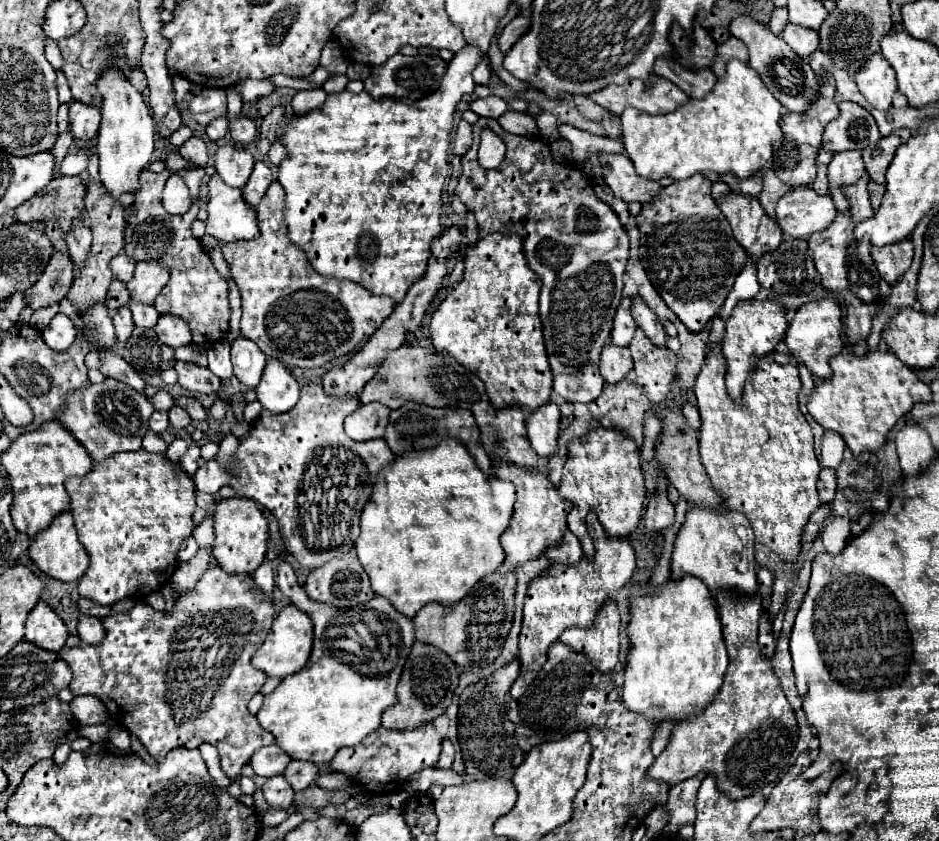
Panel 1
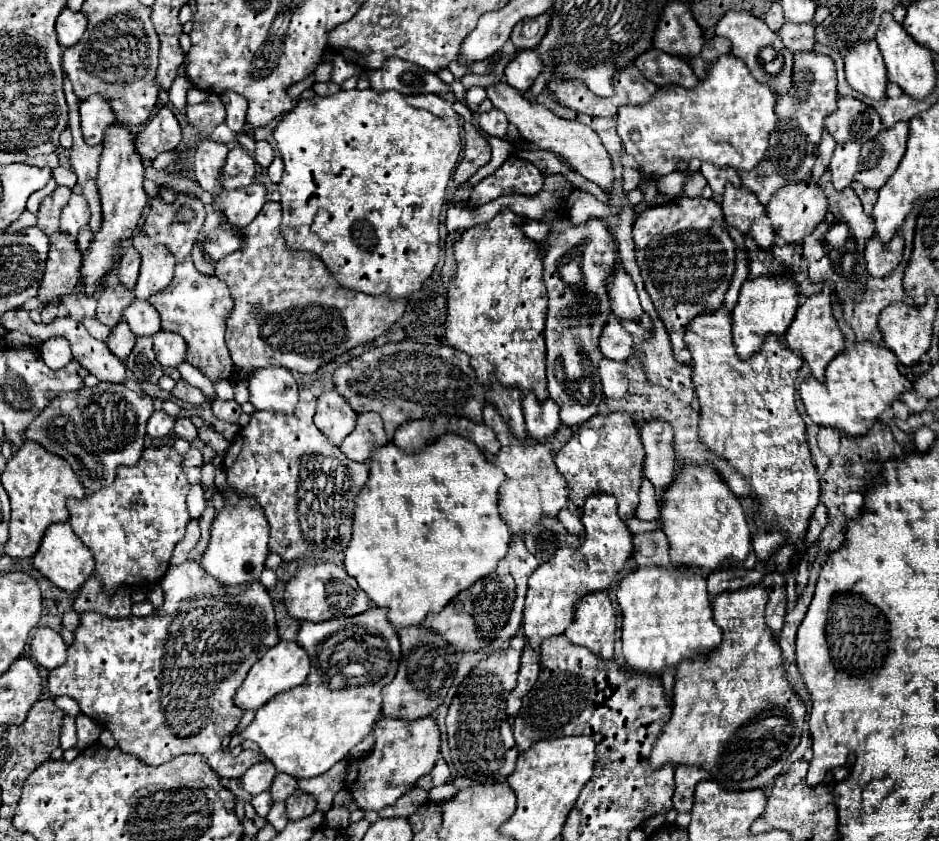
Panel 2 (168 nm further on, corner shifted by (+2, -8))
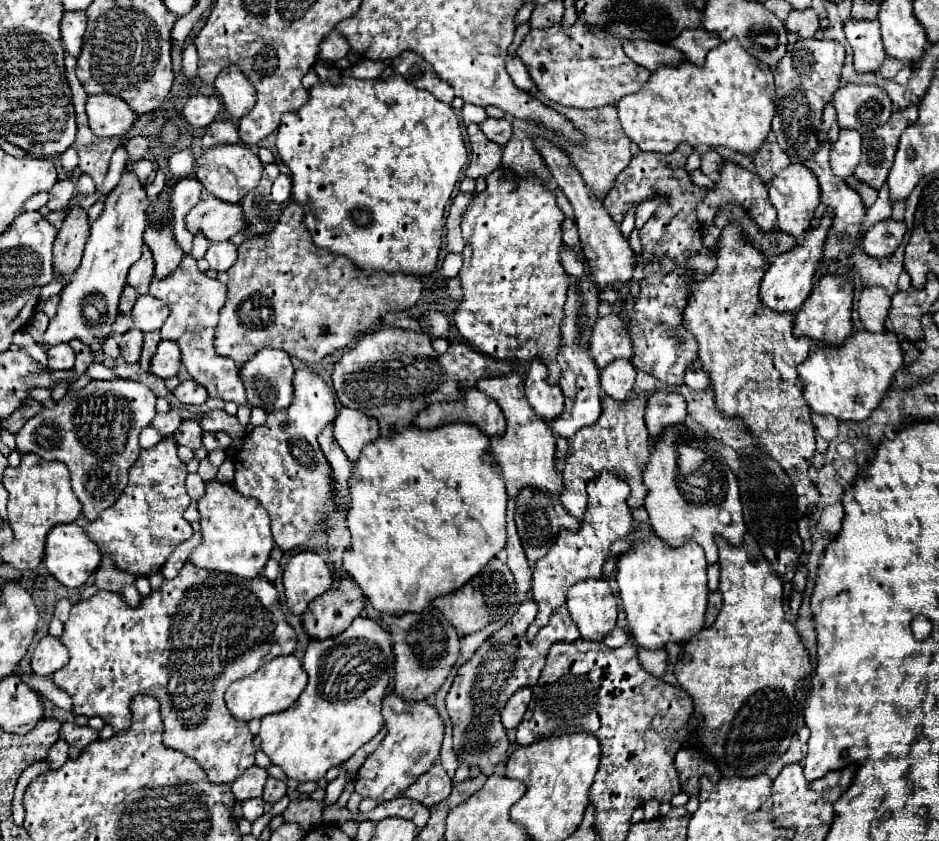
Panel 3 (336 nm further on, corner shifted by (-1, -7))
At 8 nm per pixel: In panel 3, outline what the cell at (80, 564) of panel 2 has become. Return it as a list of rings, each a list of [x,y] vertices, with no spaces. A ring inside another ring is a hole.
[[[65,523],[65,525],[55,525],[49,531],[43,563],[61,585],[73,589],[73,587],[83,585],[91,577],[91,573],[97,571],[97,567],[101,563],[101,553],[99,553],[99,547],[89,537],[85,537],[83,527],[79,527],[75,523]]]

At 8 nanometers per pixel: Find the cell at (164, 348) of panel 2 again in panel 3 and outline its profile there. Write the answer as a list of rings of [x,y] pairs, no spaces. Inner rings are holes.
[[[161,341],[157,347],[157,353],[151,361],[151,373],[161,379],[169,379],[169,377],[177,375],[179,367],[181,367],[181,351],[177,349],[177,343]]]

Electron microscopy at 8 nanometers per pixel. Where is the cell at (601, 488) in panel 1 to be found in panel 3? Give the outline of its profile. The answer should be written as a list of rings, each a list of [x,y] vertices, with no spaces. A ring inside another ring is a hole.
[[[603,397],[603,413],[597,423],[579,429],[573,439],[569,439],[569,453],[565,459],[565,469],[563,469],[563,485],[565,493],[559,497],[563,507],[567,509],[569,515],[573,515],[577,521],[583,519],[587,499],[585,499],[585,485],[589,479],[595,479],[601,475],[601,471],[609,471],[617,477],[621,477],[629,487],[629,499],[627,505],[631,509],[641,507],[645,499],[645,485],[643,485],[643,473],[645,473],[645,463],[649,459],[649,453],[653,451],[653,443],[647,435],[647,427],[643,421],[643,411],[645,411],[645,397],[633,397],[627,401],[613,401],[611,397]]]

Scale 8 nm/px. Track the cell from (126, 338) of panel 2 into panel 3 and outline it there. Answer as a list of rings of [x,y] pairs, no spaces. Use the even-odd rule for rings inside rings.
[[[129,329],[129,333],[121,335],[121,357],[127,363],[137,363],[141,357],[141,345],[143,345],[143,333],[139,329]]]

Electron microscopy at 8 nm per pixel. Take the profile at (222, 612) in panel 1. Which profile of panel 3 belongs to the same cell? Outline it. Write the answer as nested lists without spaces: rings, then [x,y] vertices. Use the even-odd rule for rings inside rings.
[[[187,561],[175,579],[163,581],[159,591],[143,599],[141,609],[123,605],[123,595],[109,591],[97,591],[91,599],[75,603],[61,637],[71,659],[55,673],[55,685],[71,695],[75,715],[99,715],[115,733],[129,729],[133,697],[141,693],[157,697],[165,725],[163,745],[195,759],[205,769],[209,781],[233,783],[235,777],[255,763],[255,747],[247,723],[237,721],[229,713],[225,691],[233,681],[253,675],[265,663],[279,621],[285,621],[285,617],[277,589],[263,575],[241,579],[197,569]]]

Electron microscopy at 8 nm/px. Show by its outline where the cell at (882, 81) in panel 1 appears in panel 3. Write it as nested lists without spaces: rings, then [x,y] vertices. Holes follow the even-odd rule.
[[[845,21],[845,35],[853,49],[853,65],[859,73],[875,73],[885,61],[879,21]]]

